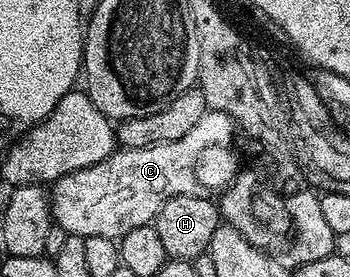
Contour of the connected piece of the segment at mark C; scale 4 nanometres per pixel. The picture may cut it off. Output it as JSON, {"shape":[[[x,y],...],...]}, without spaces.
{"shape":[[[209,109],[190,129],[190,133],[166,145],[150,145],[146,149],[125,147],[112,152],[106,161],[78,169],[51,184],[50,202],[55,226],[70,235],[110,237],[120,240],[130,229],[147,227],[170,197],[202,197],[207,199],[223,192],[241,170],[236,156],[238,128],[226,113]]]}

